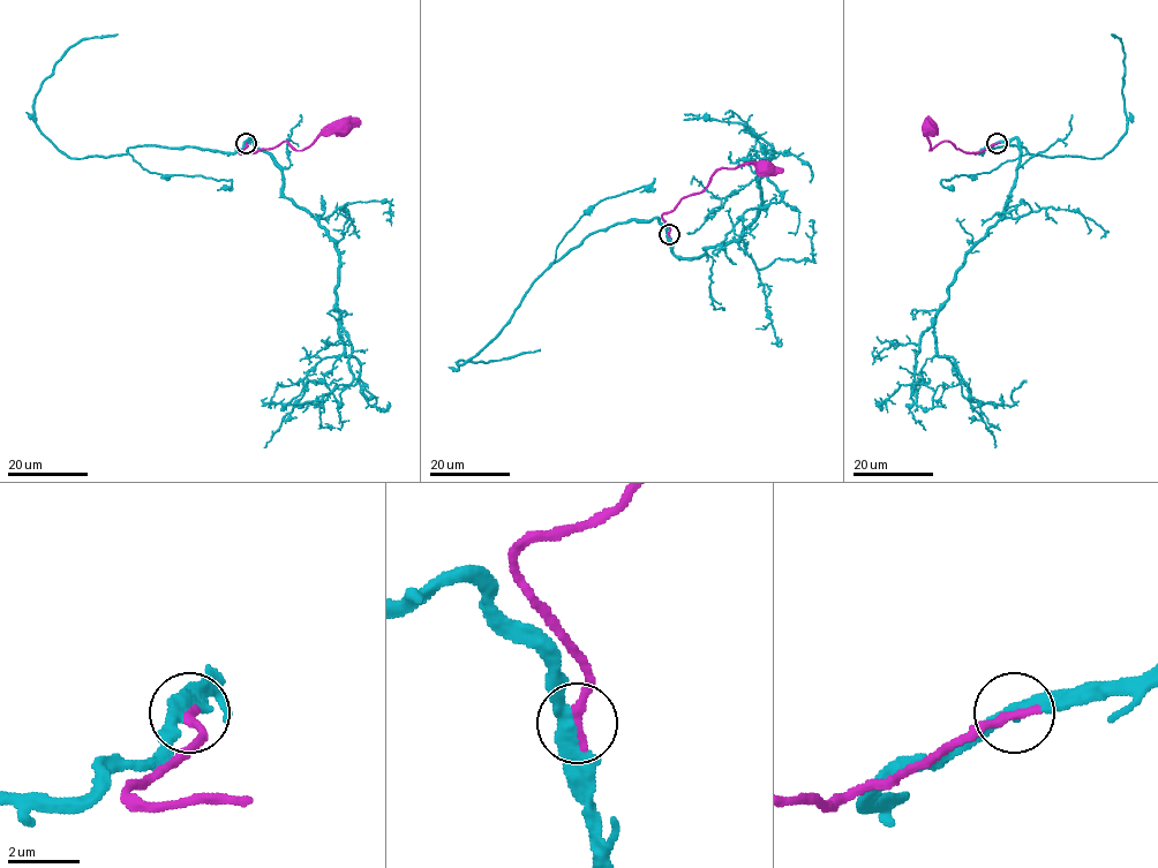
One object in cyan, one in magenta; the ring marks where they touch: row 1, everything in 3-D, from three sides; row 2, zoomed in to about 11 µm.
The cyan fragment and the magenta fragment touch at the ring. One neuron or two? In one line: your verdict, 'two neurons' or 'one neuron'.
one neuron

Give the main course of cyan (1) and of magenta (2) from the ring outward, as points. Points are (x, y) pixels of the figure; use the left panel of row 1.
1: (246, 143), (265, 151), (283, 194), (339, 256), (339, 337), (360, 375), (318, 404), (290, 401), (313, 383)
2: (246, 143), (241, 153), (276, 148), (284, 141), (295, 150), (307, 149), (321, 134), (340, 131), (343, 127)

